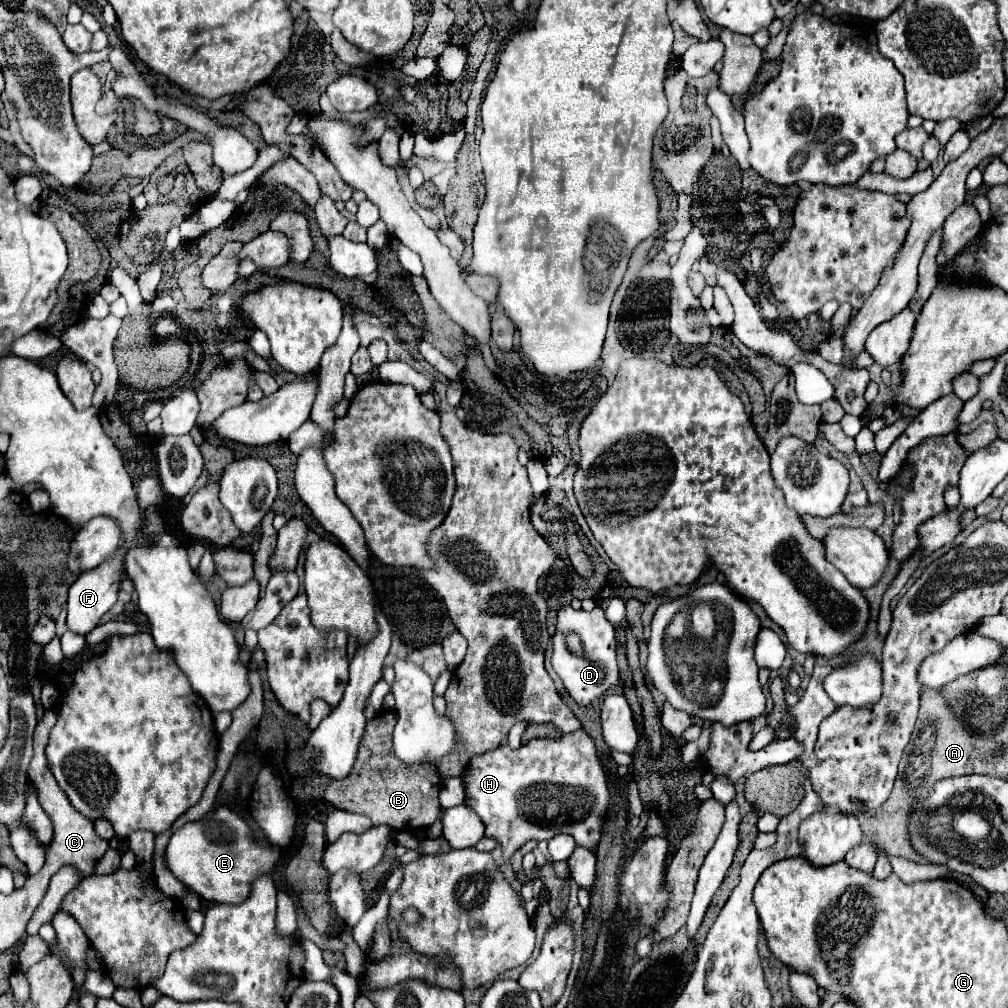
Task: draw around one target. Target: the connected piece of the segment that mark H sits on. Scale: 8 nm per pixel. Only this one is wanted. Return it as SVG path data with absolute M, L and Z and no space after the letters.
M584 729L562 735L560 739L532 739L528 745L522 745L516 751L512 751L508 745L500 745L490 753L474 755L464 785L466 805L470 805L486 825L486 837L502 845L504 859L510 859L514 851L528 841L550 841L560 833L574 837L576 845L590 851L596 849L602 839L604 821L610 807L608 779L596 755L594 741Z

